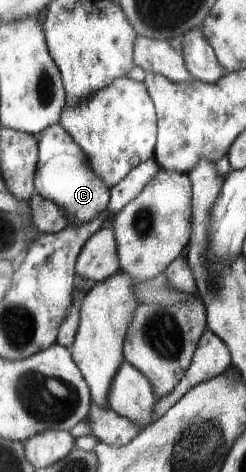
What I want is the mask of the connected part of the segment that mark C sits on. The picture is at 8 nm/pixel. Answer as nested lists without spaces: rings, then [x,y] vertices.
[[[60,123],[41,131],[39,141],[39,165],[35,169],[34,189],[36,194],[59,205],[71,226],[85,225],[103,213],[111,203],[110,189],[93,173],[84,150],[73,141],[72,135]]]

